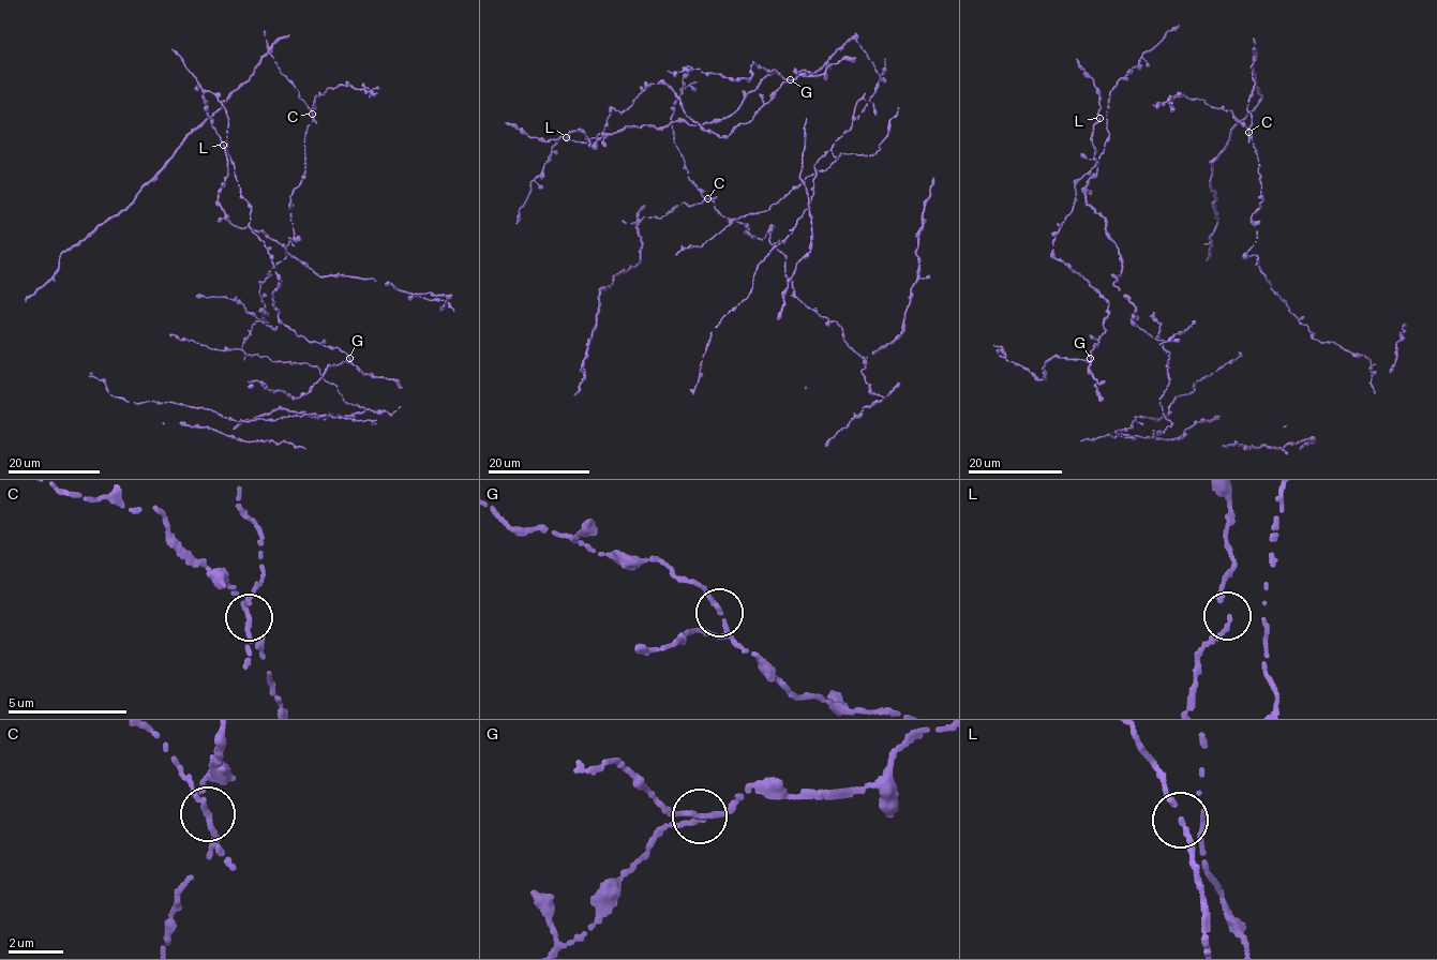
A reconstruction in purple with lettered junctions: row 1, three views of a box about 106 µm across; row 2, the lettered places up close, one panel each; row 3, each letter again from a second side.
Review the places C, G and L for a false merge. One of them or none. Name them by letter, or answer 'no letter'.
C

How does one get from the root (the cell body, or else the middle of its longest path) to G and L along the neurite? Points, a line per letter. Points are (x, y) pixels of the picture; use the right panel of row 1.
G: (1105, 318), (1105, 332), (1093, 347), (1090, 358)
L: (1105, 318), (1109, 303), (1054, 257), (1052, 244), (1073, 211), (1075, 184), (1108, 138), (1107, 120), (1099, 118)

